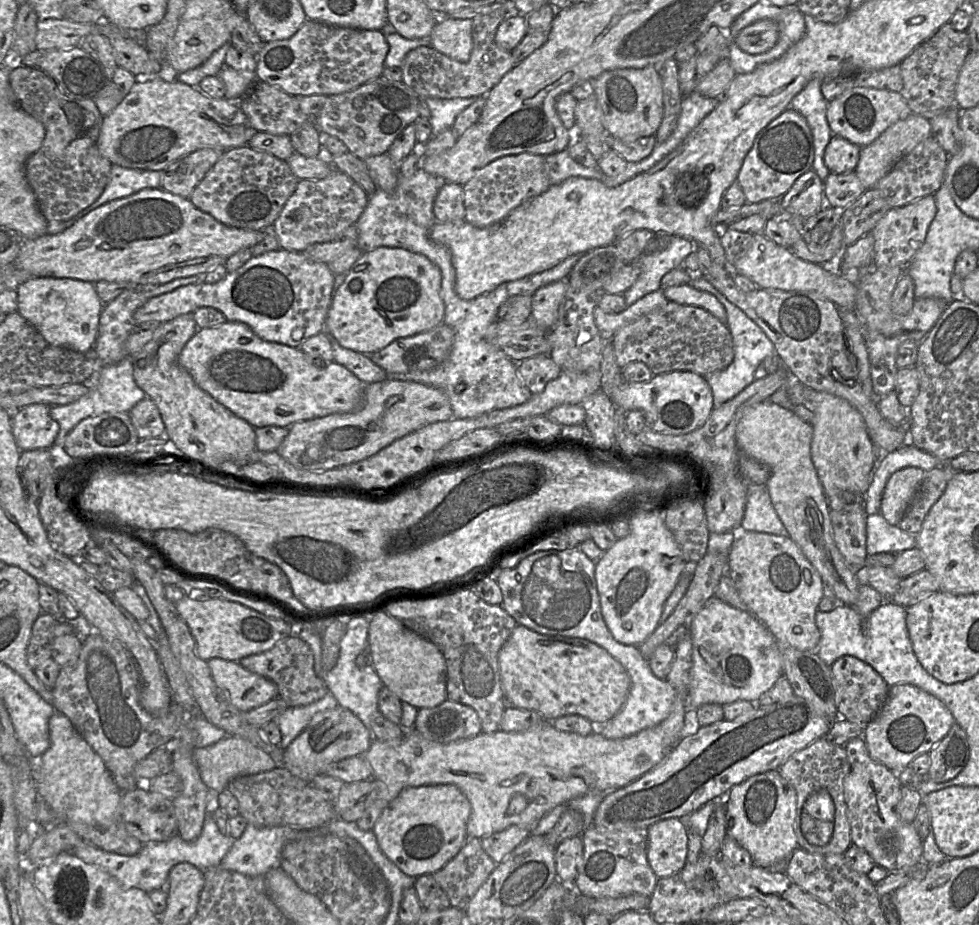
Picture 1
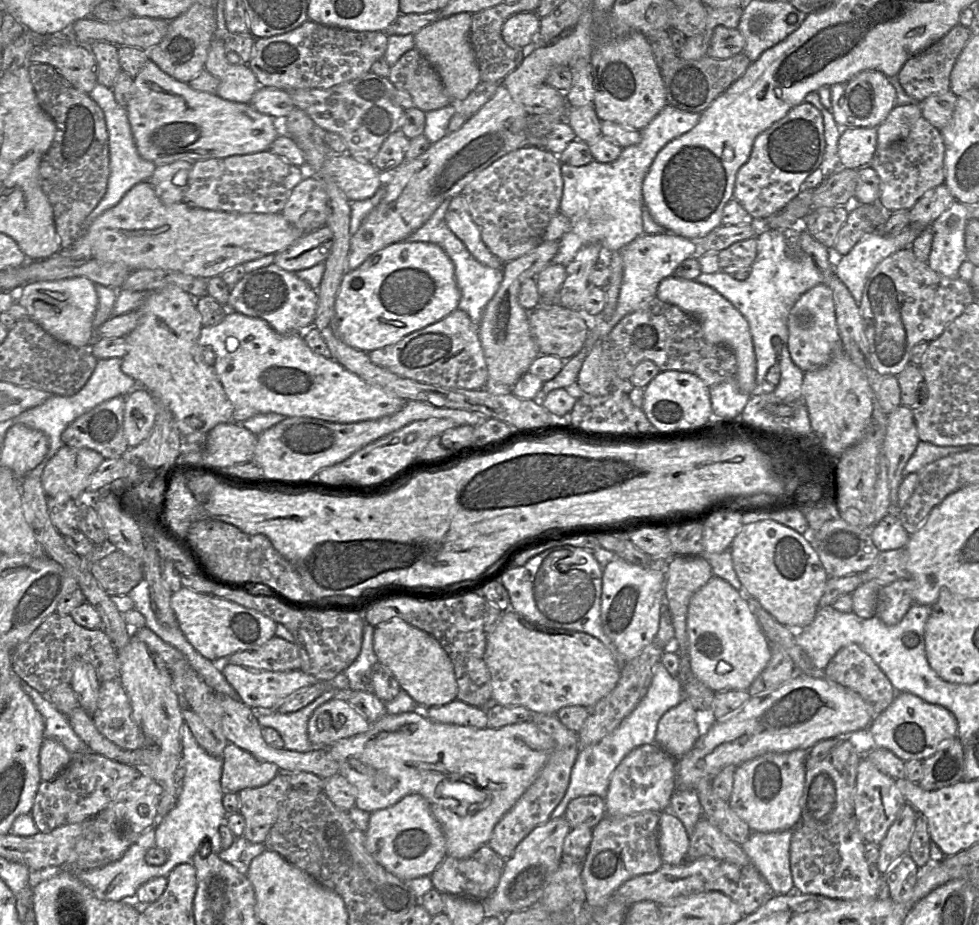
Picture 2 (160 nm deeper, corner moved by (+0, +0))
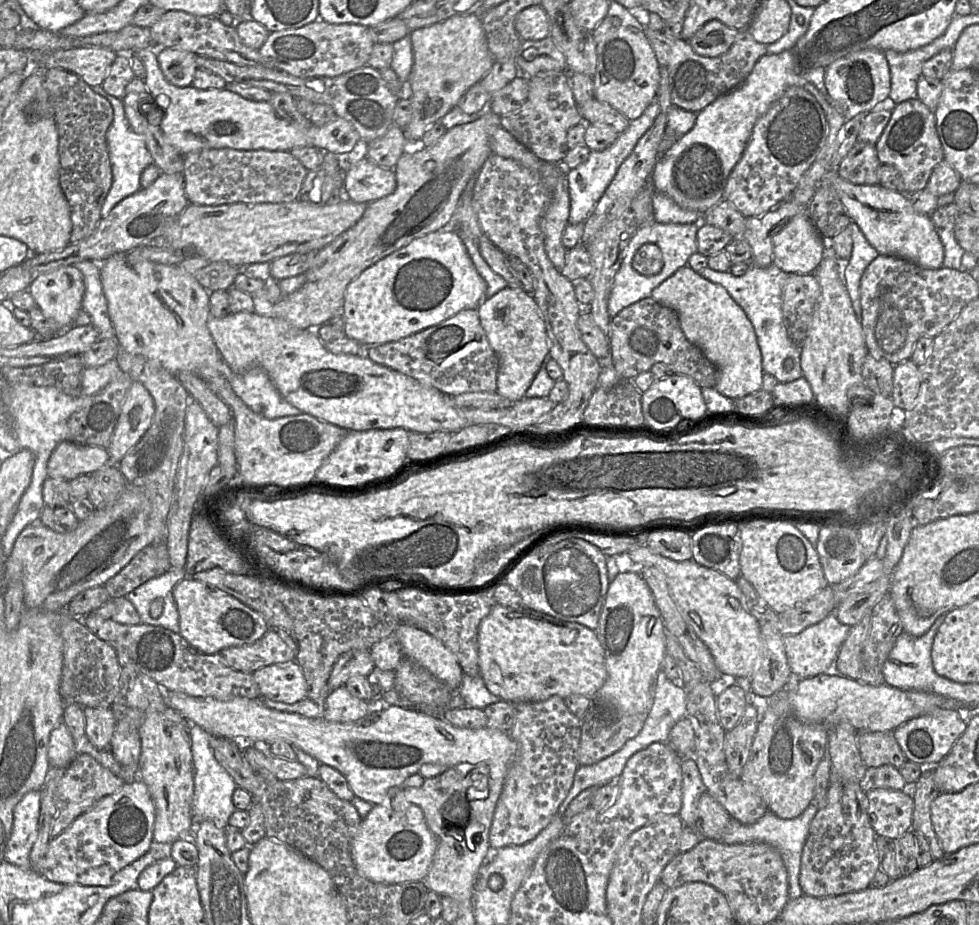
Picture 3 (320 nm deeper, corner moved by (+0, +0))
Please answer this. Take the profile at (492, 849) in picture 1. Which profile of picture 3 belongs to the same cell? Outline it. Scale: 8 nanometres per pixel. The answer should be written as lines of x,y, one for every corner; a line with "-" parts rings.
552,696
540,702
515,704
516,718
510,736
517,745
501,794
499,796
490,828
491,851
510,845
525,845
534,840
558,814
558,809
568,796
579,764
579,746
582,722
567,708
563,698

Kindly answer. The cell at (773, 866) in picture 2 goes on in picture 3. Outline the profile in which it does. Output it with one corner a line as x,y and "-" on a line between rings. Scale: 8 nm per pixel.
811,803
803,813
792,819
782,819
774,813
767,811
764,816
750,825
742,824
731,818
720,842
732,845
766,843
773,846
780,853
788,873
789,897
790,899
795,899
804,894
799,884
801,856
805,841
809,834
810,823
818,810
817,805
815,803

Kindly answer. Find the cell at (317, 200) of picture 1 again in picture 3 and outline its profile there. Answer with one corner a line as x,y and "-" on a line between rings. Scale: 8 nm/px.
348,152
337,154
337,157
338,161
333,153
328,153
317,169
307,172
298,196
299,200
324,205
329,202
331,197
337,197
341,193
344,189
346,173
352,164
348,162

